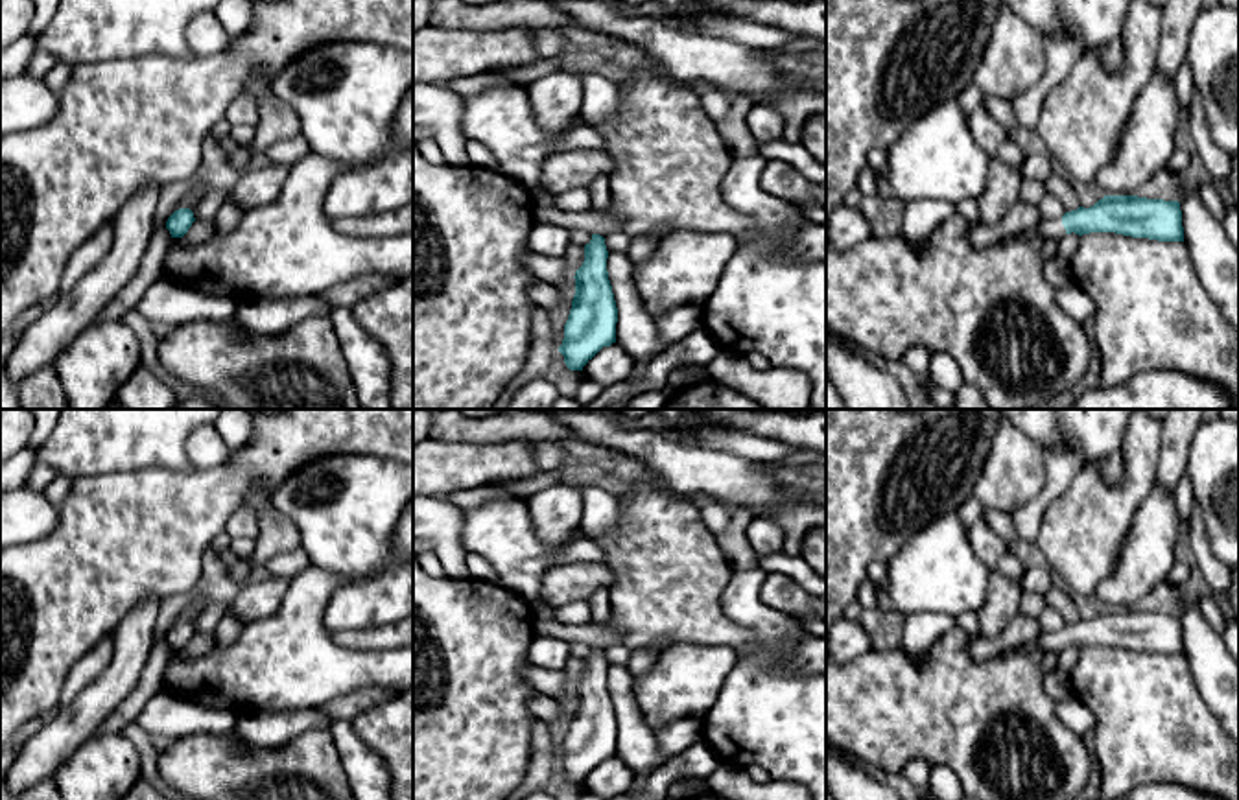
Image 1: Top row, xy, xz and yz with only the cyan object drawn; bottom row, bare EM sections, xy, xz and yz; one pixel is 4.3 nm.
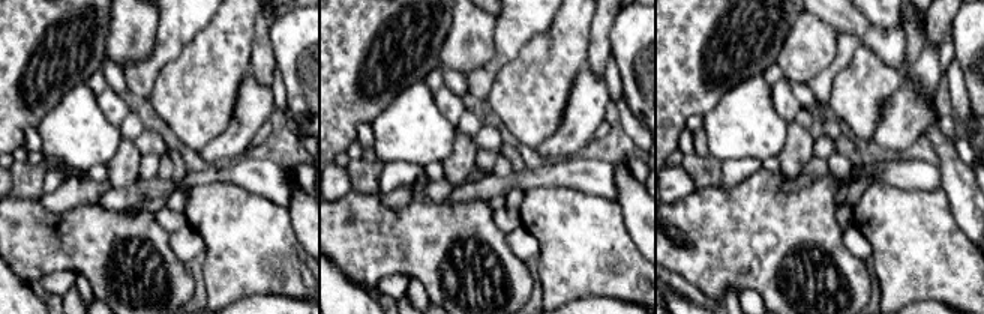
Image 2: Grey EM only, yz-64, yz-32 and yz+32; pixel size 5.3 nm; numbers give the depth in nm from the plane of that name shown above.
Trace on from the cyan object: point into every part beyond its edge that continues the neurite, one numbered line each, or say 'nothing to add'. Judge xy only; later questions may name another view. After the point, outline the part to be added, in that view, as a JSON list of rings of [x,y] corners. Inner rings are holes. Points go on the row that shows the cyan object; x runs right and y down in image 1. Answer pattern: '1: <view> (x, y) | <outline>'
nothing to add

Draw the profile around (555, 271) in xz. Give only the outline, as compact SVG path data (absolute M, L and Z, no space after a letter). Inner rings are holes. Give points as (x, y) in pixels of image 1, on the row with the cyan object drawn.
M525 253L522 264L538 278L555 288L564 289L575 273L568 267L564 258L548 258L544 254Z

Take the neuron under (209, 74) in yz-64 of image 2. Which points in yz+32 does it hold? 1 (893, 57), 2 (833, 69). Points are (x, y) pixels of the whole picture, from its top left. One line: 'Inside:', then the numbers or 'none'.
Inside: none

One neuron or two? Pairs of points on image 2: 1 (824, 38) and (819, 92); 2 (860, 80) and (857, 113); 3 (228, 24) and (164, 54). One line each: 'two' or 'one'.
1: two
2: one
3: two

